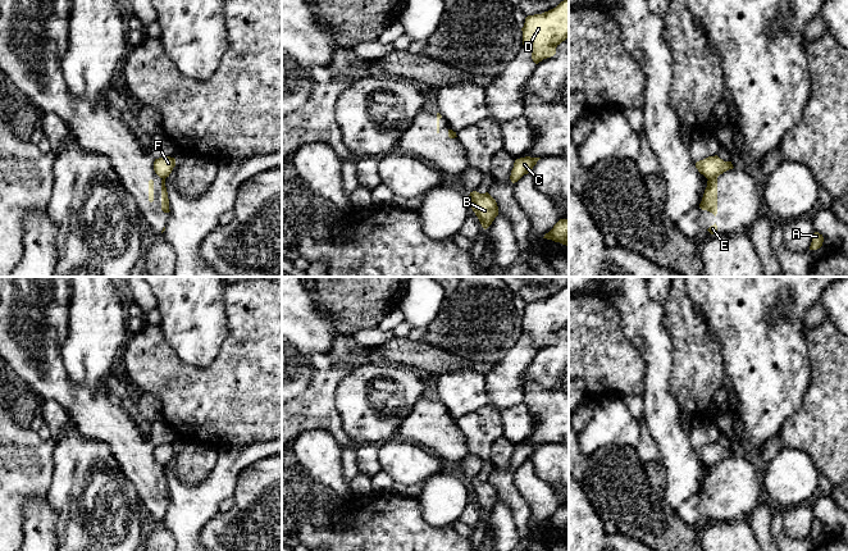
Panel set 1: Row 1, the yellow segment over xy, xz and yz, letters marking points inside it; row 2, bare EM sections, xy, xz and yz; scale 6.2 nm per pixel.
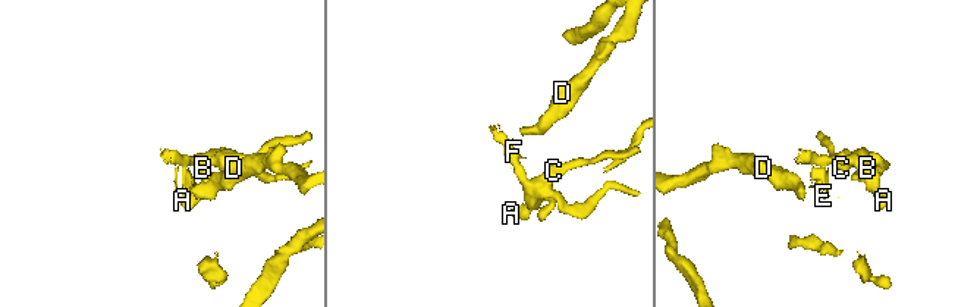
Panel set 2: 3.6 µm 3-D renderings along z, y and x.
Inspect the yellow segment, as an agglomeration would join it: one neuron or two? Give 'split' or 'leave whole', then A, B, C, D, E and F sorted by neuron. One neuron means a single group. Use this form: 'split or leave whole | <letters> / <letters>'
split | A B C F / D E

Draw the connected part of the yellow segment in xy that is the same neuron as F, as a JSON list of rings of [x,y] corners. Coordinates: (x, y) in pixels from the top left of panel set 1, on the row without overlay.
[[[163,443],[155,446],[154,448],[154,457],[163,466],[169,464],[174,454],[175,454],[175,446],[170,443]]]

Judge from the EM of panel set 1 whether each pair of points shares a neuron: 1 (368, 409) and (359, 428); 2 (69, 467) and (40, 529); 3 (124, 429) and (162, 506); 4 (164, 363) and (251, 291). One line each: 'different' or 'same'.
1: same
2: different
3: same
4: same

